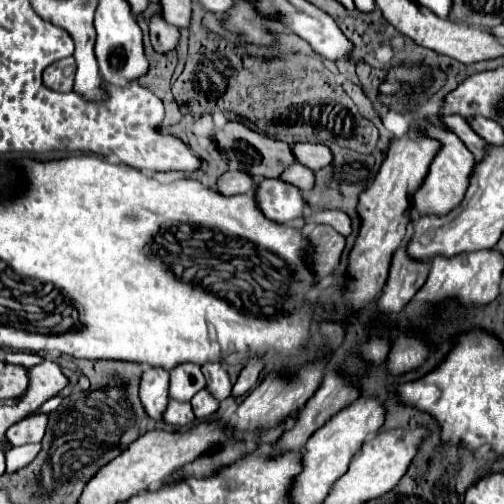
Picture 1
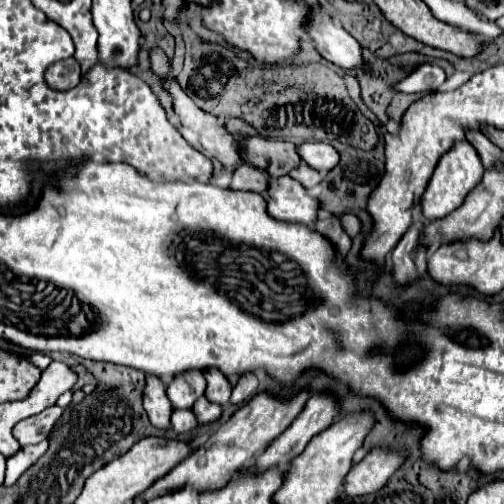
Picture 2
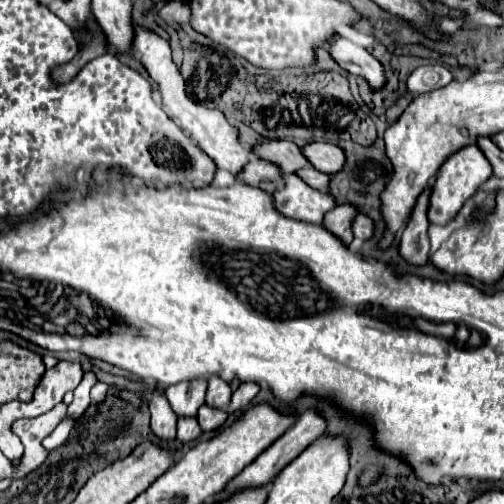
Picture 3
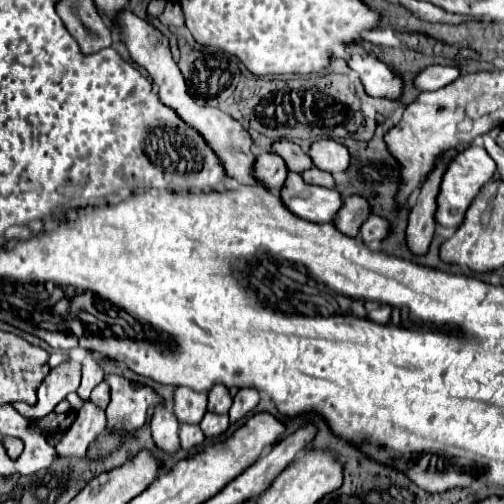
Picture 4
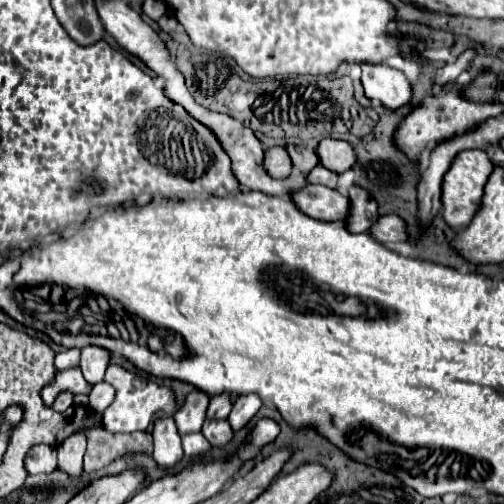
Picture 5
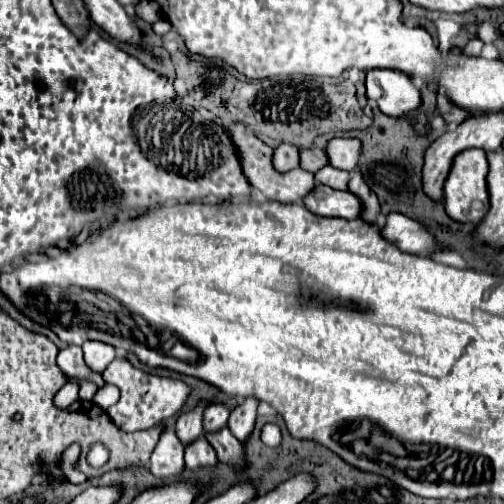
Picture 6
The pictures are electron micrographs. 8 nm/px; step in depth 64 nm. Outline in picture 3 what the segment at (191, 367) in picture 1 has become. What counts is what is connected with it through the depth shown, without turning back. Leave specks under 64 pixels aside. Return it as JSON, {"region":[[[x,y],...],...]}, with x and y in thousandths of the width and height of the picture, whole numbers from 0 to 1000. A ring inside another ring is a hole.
{"region":[[[405,754],[353,758],[333,766],[325,782],[353,825],[389,825],[389,810],[397,810],[409,786],[409,758]]]}

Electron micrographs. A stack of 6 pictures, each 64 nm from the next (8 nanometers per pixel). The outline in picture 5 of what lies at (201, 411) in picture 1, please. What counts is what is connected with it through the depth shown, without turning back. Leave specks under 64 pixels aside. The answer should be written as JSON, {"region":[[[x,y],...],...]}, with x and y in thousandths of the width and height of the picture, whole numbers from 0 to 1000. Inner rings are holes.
{"region":[[[409,829],[405,845],[401,845],[401,861],[421,885],[444,885],[460,873],[460,849],[456,849],[452,833]]]}

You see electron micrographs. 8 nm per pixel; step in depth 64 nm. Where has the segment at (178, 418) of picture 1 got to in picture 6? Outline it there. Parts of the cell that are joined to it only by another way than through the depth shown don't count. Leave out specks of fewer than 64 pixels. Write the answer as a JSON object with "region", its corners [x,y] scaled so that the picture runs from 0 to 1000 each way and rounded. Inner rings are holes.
{"region":[[[405,865],[389,869],[369,885],[369,925],[389,929],[389,925],[425,925],[433,917],[425,889],[413,881]]]}

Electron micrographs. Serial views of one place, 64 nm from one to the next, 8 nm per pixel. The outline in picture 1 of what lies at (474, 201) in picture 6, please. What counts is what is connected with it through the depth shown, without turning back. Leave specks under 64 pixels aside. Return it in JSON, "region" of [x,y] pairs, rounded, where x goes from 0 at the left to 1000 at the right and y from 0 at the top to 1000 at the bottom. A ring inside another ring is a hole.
{"region":[[[845,246],[841,262],[857,278],[873,282],[873,298],[865,302],[837,369],[817,389],[817,413],[825,413],[833,425],[881,425],[897,417],[897,409],[909,409],[913,397],[921,393],[929,357],[933,357],[933,341],[940,333],[940,310],[921,294],[917,278],[897,262],[885,262],[861,246]]]}

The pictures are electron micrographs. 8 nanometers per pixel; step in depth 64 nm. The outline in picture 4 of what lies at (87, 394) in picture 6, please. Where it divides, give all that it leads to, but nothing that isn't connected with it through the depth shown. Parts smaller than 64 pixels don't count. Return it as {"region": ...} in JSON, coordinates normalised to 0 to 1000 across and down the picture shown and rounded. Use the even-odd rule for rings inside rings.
{"region":[[[155,718],[103,730],[75,770],[75,798],[67,806],[56,806],[48,798],[28,798],[24,806],[52,829],[95,825],[123,790],[131,790],[139,778],[151,778],[159,766],[159,734],[163,726]]]}

